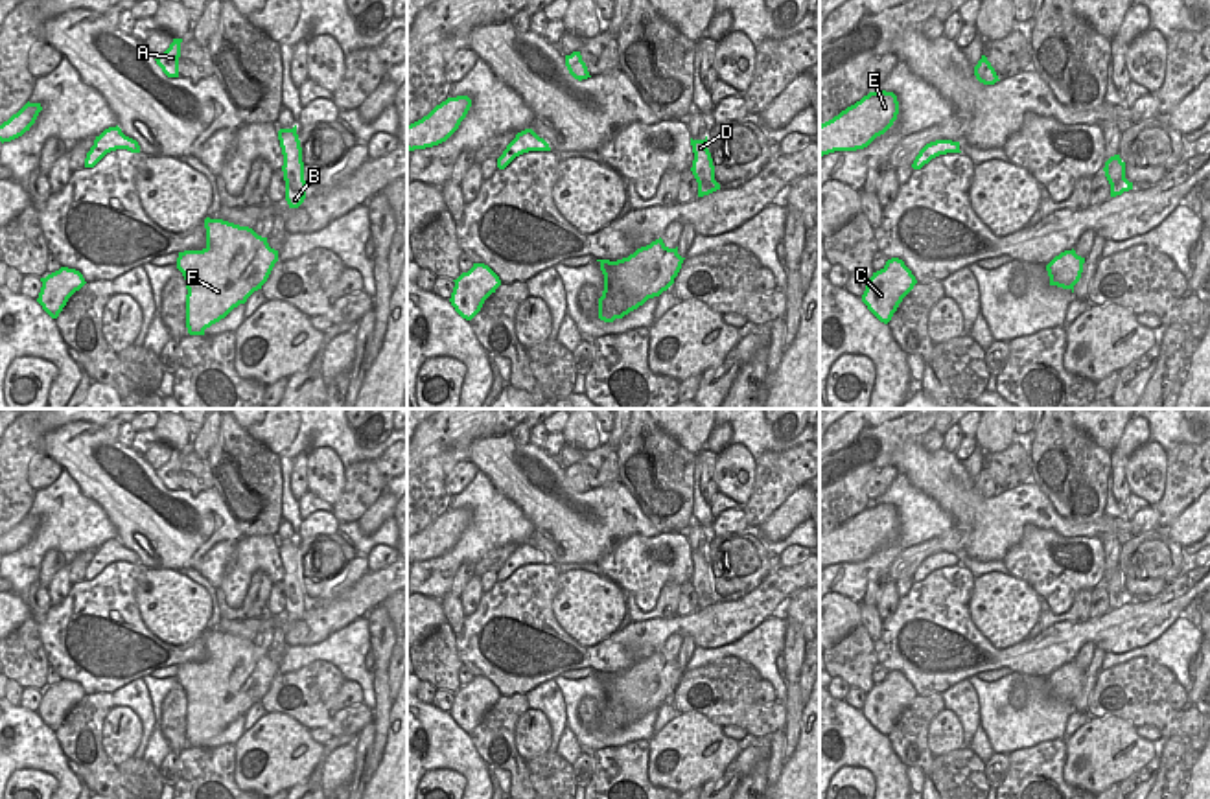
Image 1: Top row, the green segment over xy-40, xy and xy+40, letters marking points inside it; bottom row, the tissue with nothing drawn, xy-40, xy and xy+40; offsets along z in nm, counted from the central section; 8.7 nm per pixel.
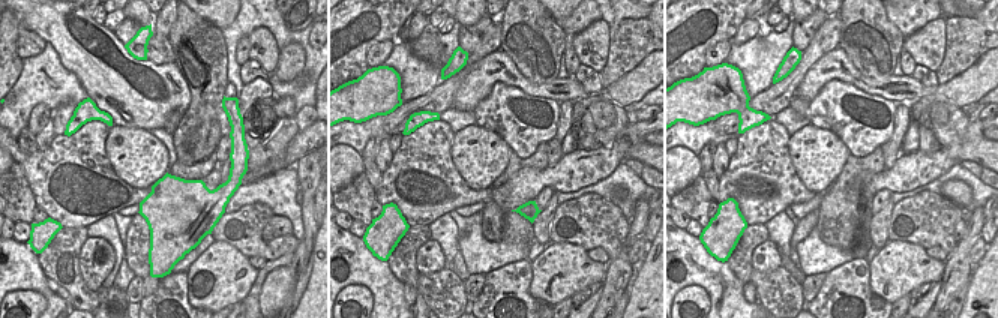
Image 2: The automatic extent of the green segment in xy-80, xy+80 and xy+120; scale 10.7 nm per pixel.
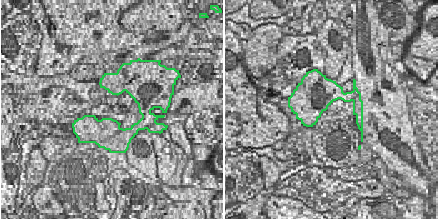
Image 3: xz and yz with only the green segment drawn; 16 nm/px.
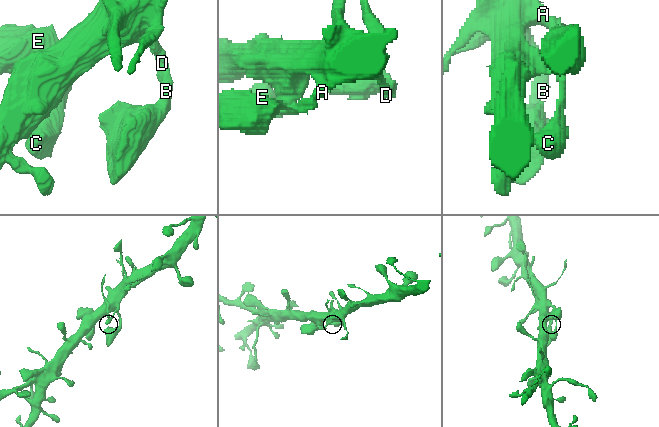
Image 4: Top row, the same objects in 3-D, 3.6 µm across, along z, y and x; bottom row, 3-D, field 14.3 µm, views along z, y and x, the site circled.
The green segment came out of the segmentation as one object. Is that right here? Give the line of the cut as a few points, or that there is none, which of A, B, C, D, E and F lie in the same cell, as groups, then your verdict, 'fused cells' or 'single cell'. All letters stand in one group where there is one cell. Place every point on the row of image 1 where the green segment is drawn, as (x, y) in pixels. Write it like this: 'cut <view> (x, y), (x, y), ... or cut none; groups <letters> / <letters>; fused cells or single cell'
cut none; groups A B C D E F; single cell

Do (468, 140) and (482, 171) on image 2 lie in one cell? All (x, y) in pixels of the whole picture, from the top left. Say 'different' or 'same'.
same

